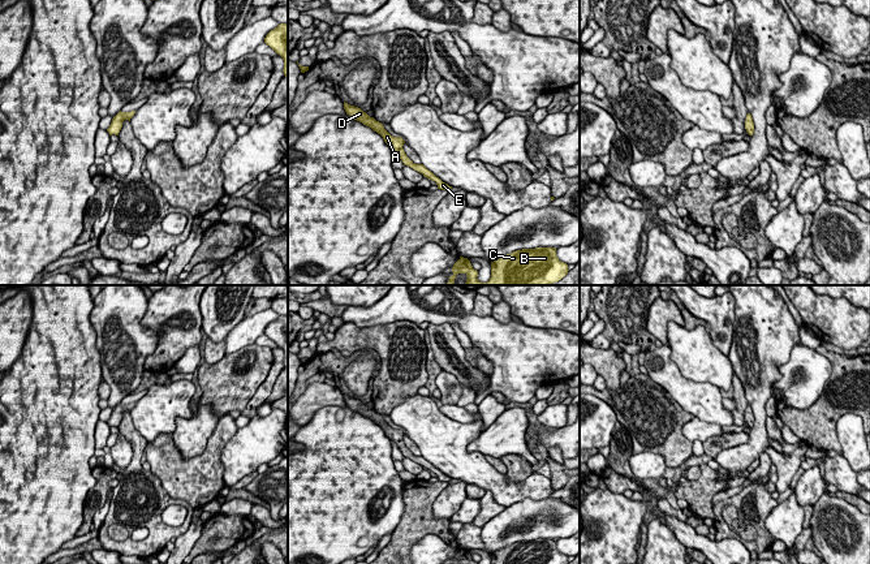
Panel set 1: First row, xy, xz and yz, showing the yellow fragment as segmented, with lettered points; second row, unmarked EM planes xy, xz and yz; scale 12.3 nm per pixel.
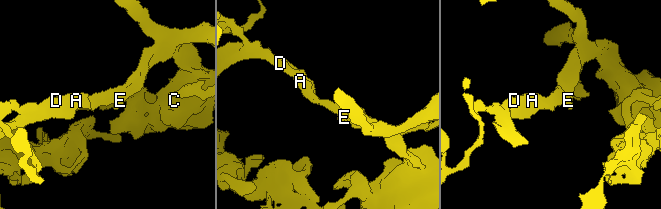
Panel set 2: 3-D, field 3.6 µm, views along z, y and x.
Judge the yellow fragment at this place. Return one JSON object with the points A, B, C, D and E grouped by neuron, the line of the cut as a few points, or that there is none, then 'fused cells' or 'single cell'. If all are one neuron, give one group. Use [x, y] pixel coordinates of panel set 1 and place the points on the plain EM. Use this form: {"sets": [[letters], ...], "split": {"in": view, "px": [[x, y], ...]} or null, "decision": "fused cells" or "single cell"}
{"sets": [["A", "D"], ["B", "C", "E"]], "split": {"in": "xy", "px": [[115, 408], [123, 413]]}, "decision": "fused cells"}

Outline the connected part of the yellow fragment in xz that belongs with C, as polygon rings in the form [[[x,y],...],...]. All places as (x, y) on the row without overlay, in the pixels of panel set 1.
[[[555,539],[522,541],[491,554],[491,564],[568,564]]]

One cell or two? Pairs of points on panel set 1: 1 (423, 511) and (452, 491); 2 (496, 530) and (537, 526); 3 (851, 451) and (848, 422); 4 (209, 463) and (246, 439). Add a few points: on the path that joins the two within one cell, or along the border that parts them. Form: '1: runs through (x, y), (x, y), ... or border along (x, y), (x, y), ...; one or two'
1: border along (448, 483), (433, 504), (434, 519); two
2: runs through (507, 526), (526, 524); one
3: runs through (851, 444), (849, 429); one
4: border along (238, 429), (222, 451), (220, 461), (224, 485); two

